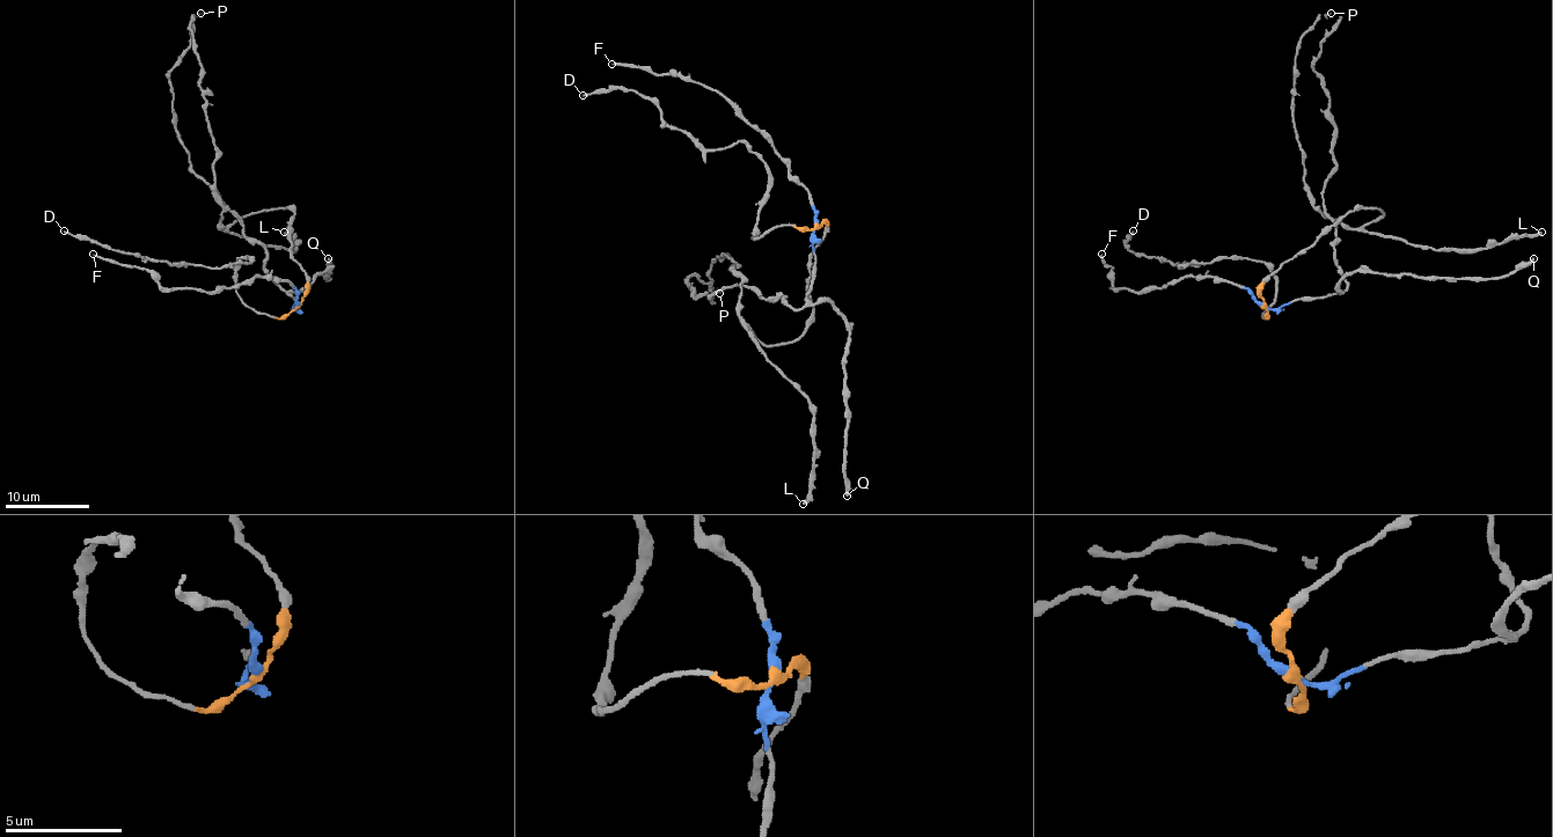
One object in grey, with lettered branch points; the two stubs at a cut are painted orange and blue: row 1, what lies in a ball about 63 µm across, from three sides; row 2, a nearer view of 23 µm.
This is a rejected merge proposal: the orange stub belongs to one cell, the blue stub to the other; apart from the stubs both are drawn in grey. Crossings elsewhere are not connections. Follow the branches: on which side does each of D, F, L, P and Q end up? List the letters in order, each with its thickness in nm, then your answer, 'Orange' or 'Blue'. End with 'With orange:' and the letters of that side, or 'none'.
D: Thickness 190 nm. Orange
F: Thickness 180 nm. Blue
L: Thickness 320 nm. Orange
P: Thickness 80 nm. Orange
Q: Thickness 380 nm. Blue
With orange: D, L, P

